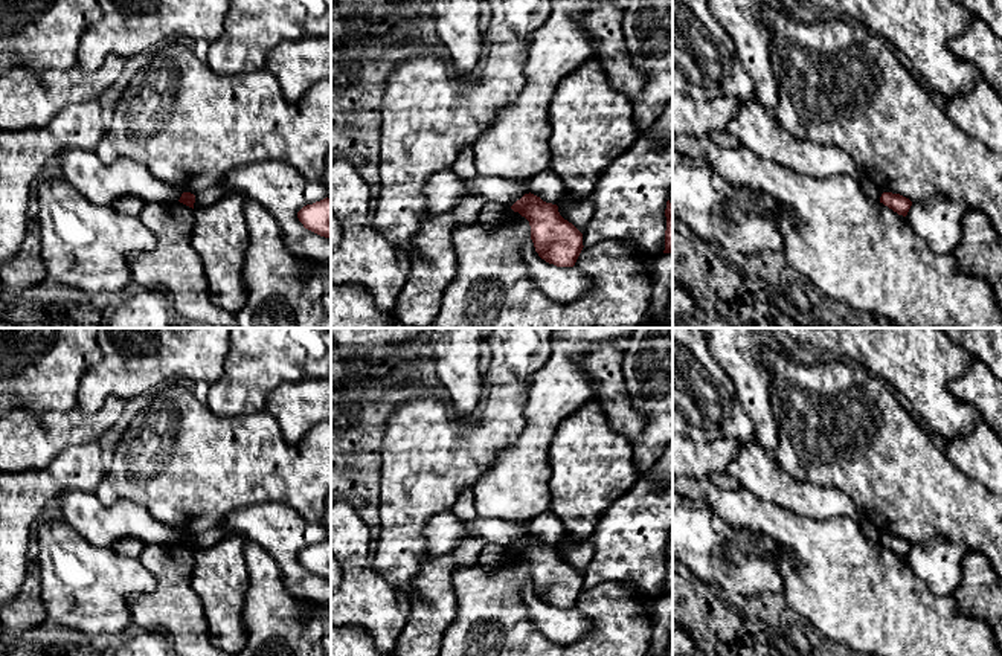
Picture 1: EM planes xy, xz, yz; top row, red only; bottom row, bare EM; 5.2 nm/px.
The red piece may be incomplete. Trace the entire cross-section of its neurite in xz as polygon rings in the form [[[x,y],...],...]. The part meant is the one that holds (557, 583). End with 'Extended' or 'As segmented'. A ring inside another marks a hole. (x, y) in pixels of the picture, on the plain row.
[[[525,535],[511,551],[529,563],[531,581],[541,601],[557,609],[573,609],[583,592],[583,575],[564,561],[558,548]]]. As segmented

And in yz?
[[[883,534],[880,539],[880,545],[897,554],[898,557],[906,558],[912,543],[900,535]]]. As segmented

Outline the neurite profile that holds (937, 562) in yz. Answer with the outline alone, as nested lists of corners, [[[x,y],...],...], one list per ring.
[[[936,535],[914,543],[906,561],[912,572],[924,581],[936,597],[952,595],[961,581],[961,563],[968,552],[965,543],[953,543]]]

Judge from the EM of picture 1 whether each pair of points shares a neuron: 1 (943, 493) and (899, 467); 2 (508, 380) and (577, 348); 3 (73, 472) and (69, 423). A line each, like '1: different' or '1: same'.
1: same
2: different
3: different

